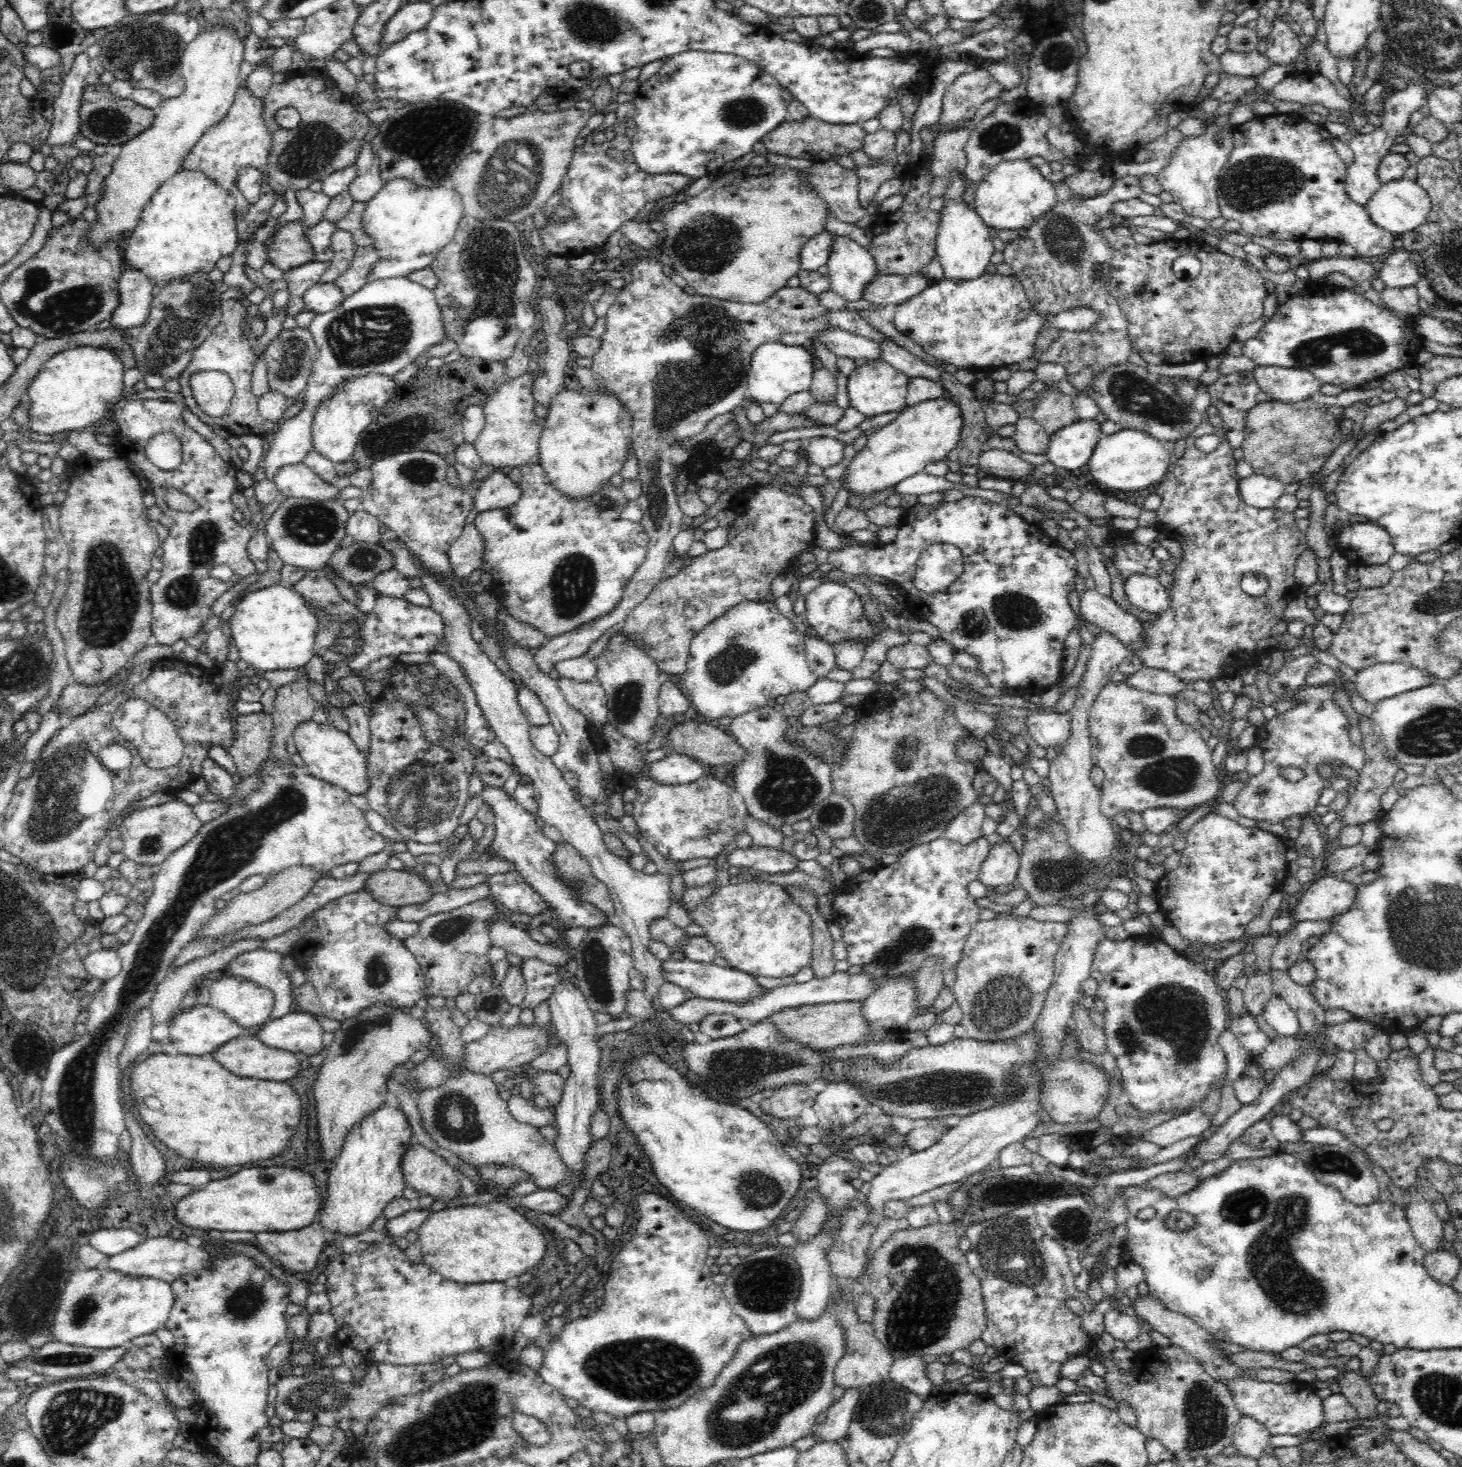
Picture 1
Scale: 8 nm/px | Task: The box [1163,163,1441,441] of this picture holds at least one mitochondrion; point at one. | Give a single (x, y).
(1357, 343)

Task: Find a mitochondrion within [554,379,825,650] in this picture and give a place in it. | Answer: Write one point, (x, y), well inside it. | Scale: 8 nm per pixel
(656, 502)

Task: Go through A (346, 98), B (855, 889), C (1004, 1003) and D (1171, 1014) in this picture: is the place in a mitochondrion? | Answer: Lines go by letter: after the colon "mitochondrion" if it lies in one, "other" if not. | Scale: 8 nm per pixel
A: other
B: other
C: mitochondrion
D: mitochondrion

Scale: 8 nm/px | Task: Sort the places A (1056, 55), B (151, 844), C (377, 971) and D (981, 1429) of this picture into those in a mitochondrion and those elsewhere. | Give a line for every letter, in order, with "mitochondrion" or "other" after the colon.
A: mitochondrion
B: mitochondrion
C: mitochondrion
D: other

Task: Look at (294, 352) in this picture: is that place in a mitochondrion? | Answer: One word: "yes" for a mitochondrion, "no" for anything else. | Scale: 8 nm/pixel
yes

